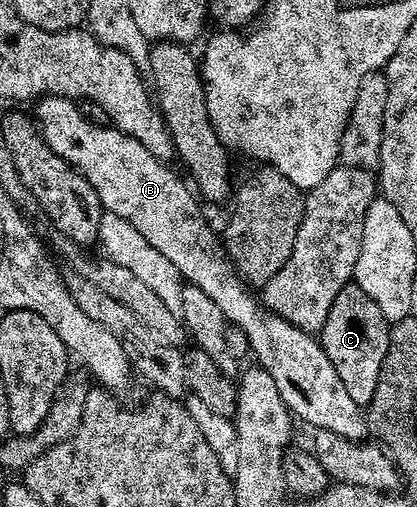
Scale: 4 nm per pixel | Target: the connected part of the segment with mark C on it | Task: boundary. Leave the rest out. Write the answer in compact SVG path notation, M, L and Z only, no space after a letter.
M352 283L340 291L323 324L321 344L333 367L337 367L337 375L341 375L341 383L345 383L353 403L360 407L370 405L373 391L377 391L377 379L381 375L390 338L391 325L385 315L381 315L381 307L377 307L359 285Z

